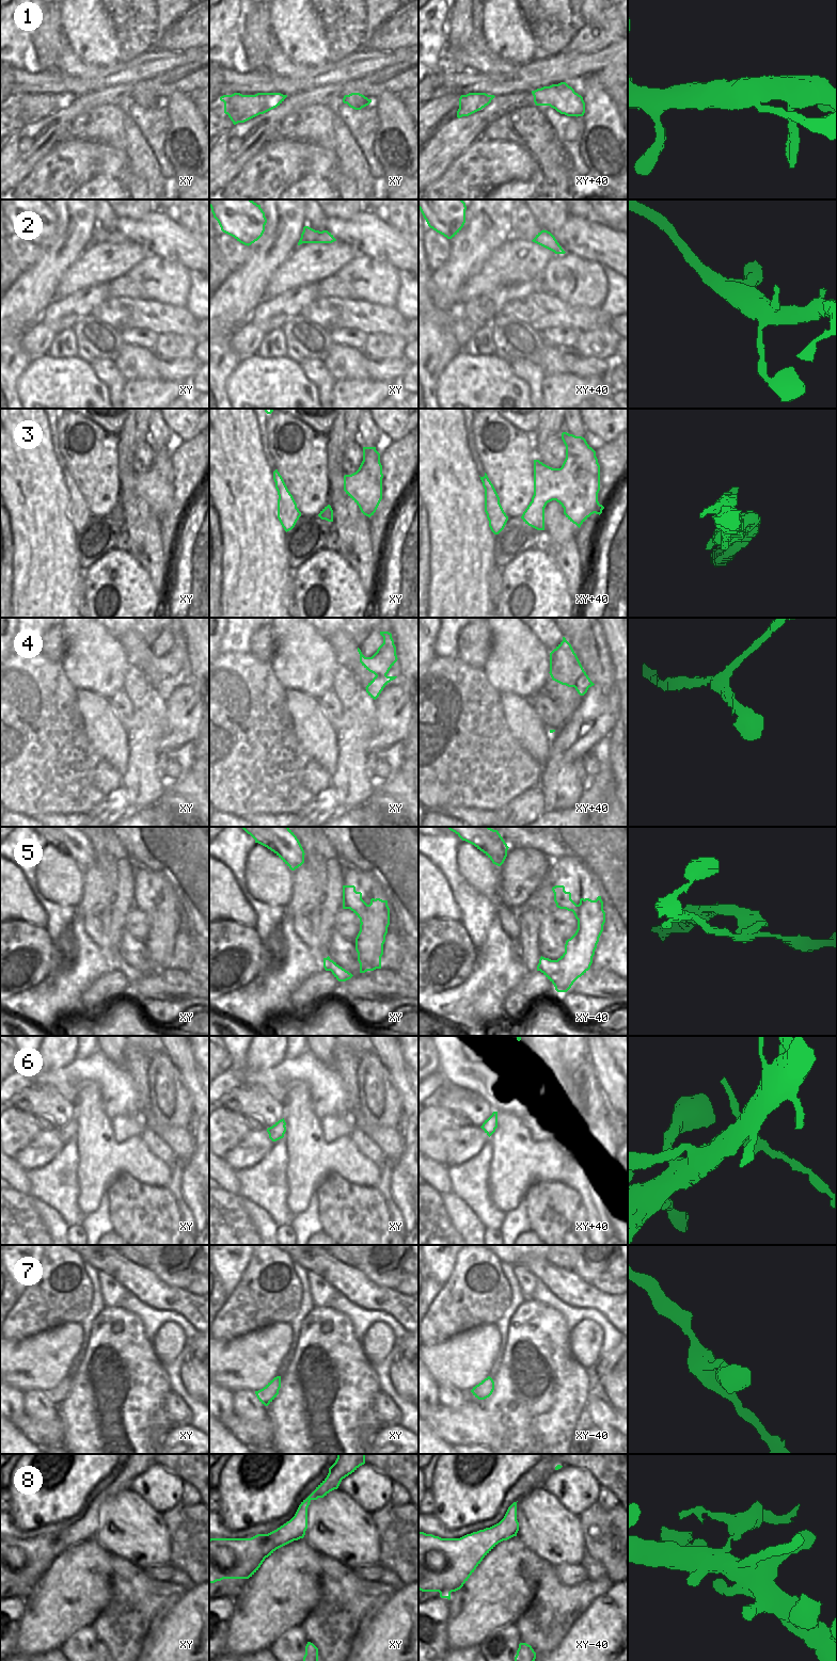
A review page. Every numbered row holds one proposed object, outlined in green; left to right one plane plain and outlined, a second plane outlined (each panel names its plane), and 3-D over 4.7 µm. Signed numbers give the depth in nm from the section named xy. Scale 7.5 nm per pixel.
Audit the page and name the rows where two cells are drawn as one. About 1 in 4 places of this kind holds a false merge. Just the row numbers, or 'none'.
5, 6, 8

